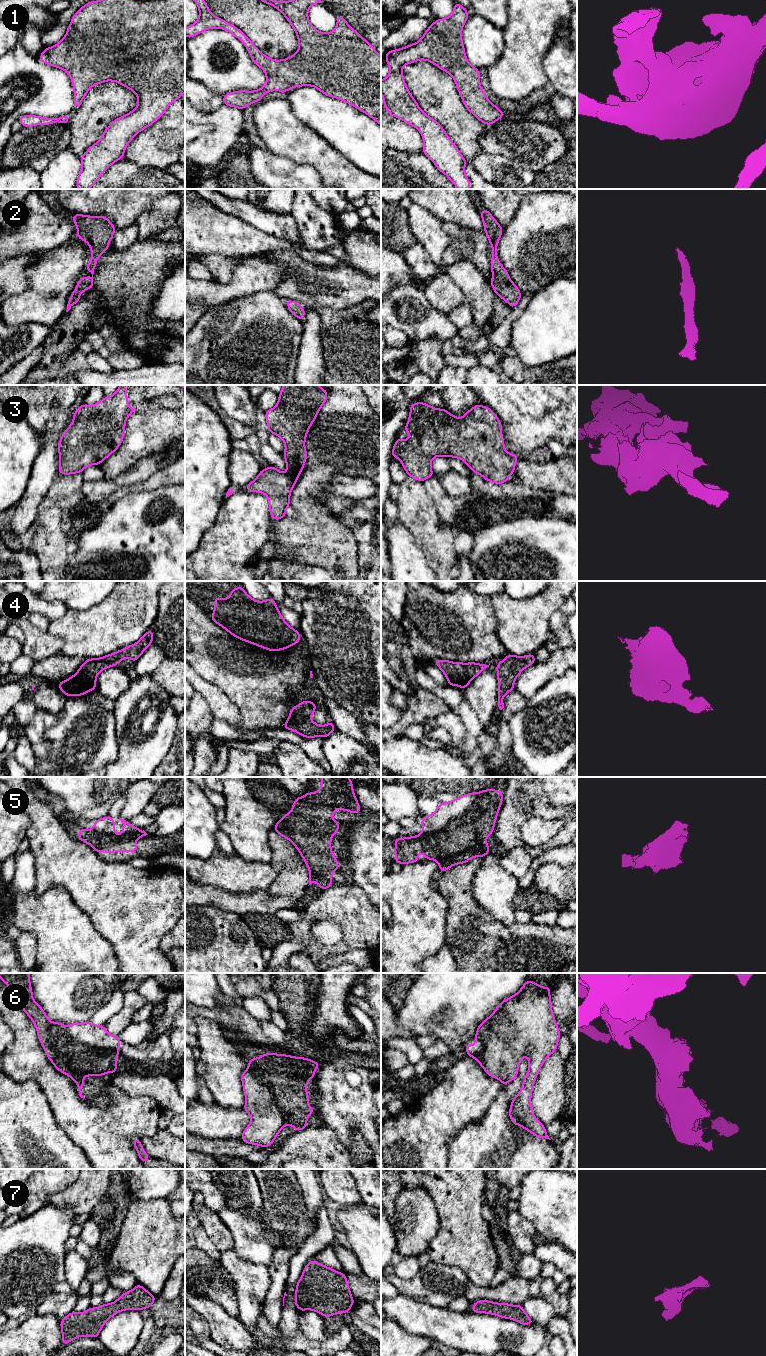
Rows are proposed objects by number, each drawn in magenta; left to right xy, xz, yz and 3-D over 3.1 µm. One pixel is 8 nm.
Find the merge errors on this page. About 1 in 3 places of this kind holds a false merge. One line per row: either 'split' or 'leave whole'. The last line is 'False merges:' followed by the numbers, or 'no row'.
1: leave whole
2: leave whole
3: leave whole
4: leave whole
5: leave whole
6: split
7: leave whole
False merges: 6

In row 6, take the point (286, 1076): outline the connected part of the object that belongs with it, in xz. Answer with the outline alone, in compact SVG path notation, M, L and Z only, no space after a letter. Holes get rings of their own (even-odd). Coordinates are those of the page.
M264 1053L258 1058L250 1058L246 1071L264 1083L274 1094L274 1100L284 1119L283 1127L290 1123L294 1131L301 1131L307 1127L308 1116L314 1114L314 1109L308 1104L309 1092L306 1086L307 1082L314 1078L316 1067L319 1069L320 1063L308 1058Z

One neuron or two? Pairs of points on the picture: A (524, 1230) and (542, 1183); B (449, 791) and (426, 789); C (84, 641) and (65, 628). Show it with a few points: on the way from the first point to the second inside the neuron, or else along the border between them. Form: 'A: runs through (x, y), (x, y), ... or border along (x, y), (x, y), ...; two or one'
A: border along (516, 1210), (533, 1224), (537, 1233); two
B: runs through (443, 789), (432, 789); one
C: runs through (79, 636), (70, 628); one

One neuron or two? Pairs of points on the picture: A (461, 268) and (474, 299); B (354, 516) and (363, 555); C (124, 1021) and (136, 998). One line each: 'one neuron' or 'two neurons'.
A: one neuron
B: one neuron
C: one neuron

